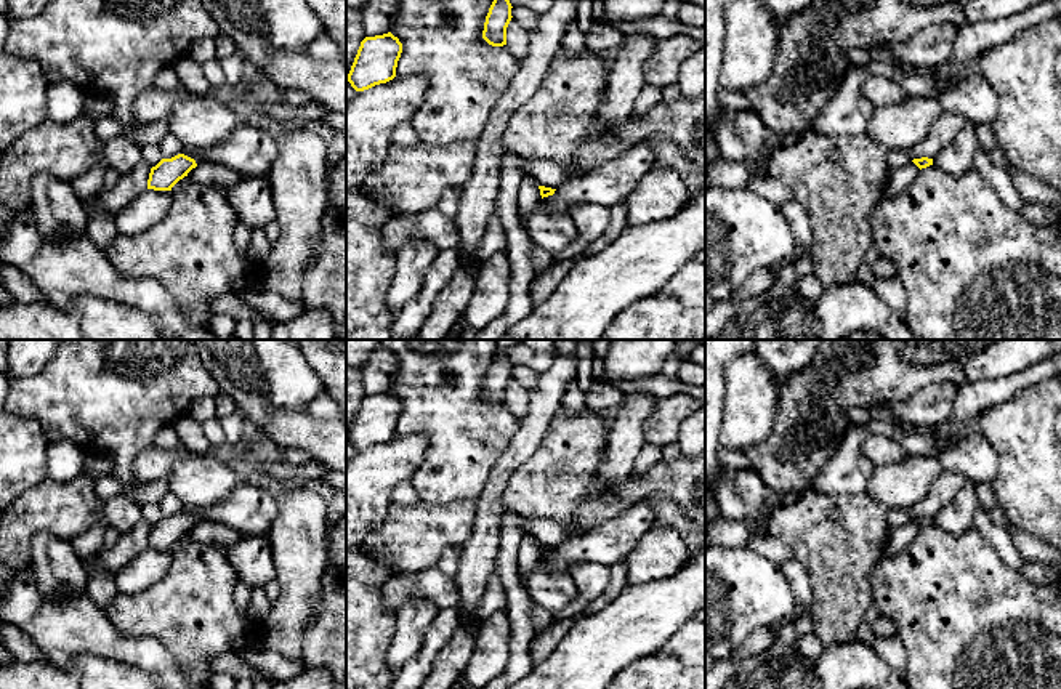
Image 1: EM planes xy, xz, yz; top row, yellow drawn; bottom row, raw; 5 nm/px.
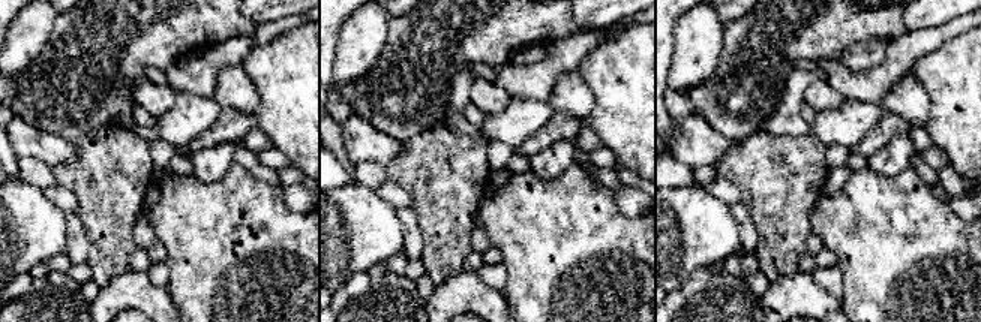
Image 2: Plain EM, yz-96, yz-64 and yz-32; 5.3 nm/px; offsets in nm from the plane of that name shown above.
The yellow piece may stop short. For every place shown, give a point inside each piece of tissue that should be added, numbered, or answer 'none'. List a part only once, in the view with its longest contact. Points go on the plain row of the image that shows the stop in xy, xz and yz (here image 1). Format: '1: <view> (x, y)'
none

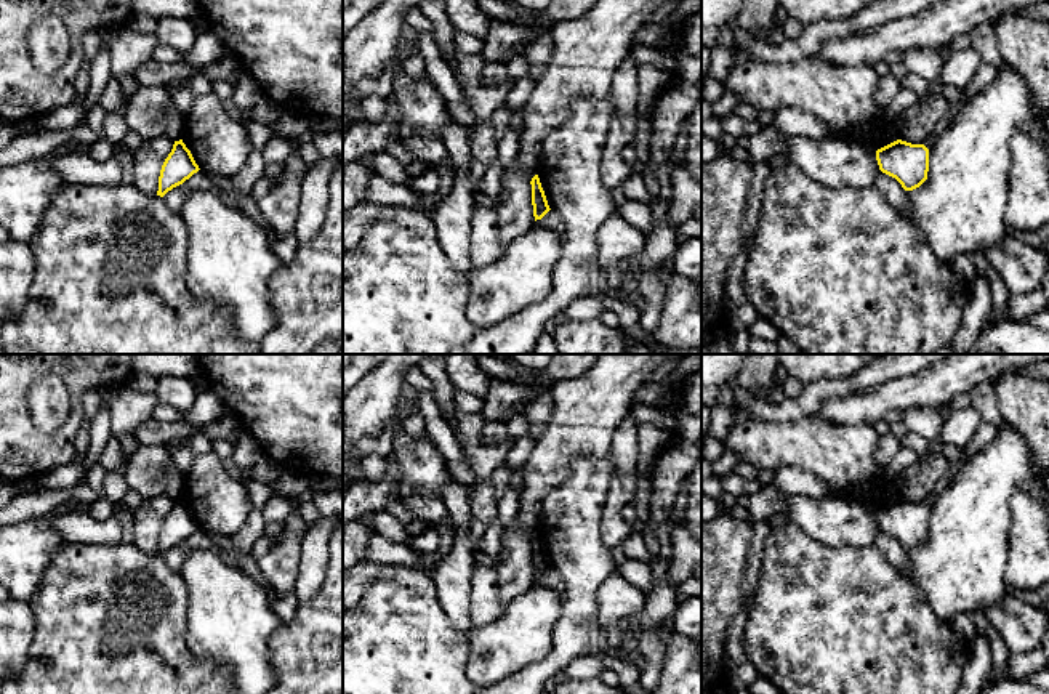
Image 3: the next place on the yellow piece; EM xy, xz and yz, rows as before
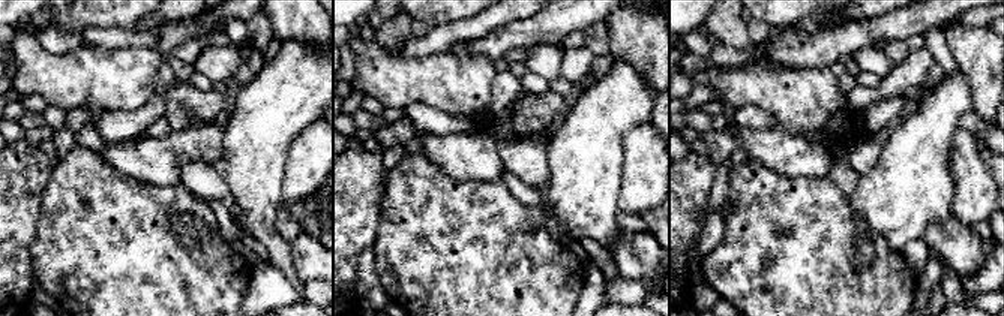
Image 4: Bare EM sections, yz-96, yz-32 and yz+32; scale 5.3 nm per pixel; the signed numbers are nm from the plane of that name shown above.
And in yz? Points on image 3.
none

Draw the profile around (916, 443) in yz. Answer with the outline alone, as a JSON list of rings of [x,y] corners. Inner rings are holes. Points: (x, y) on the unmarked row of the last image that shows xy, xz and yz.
[[[906,433],[902,439],[902,447],[906,447],[916,454],[926,454],[929,450],[929,441],[916,433]]]

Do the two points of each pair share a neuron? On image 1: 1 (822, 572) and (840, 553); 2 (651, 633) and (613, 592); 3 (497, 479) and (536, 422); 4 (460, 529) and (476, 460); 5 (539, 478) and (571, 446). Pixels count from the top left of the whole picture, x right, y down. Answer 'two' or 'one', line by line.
1: one
2: two
3: one
4: two
5: one

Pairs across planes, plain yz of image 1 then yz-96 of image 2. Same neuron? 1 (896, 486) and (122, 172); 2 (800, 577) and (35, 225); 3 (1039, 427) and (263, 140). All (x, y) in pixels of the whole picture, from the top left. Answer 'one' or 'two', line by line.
1: two
2: two
3: two

